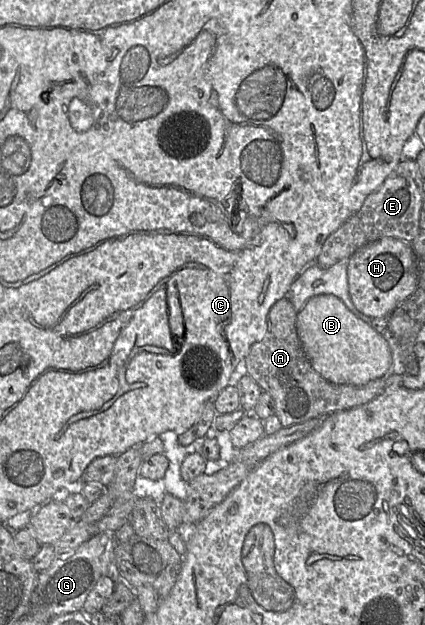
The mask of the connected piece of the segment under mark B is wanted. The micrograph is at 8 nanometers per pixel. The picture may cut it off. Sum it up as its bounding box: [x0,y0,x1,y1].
[296,294,393,386]

